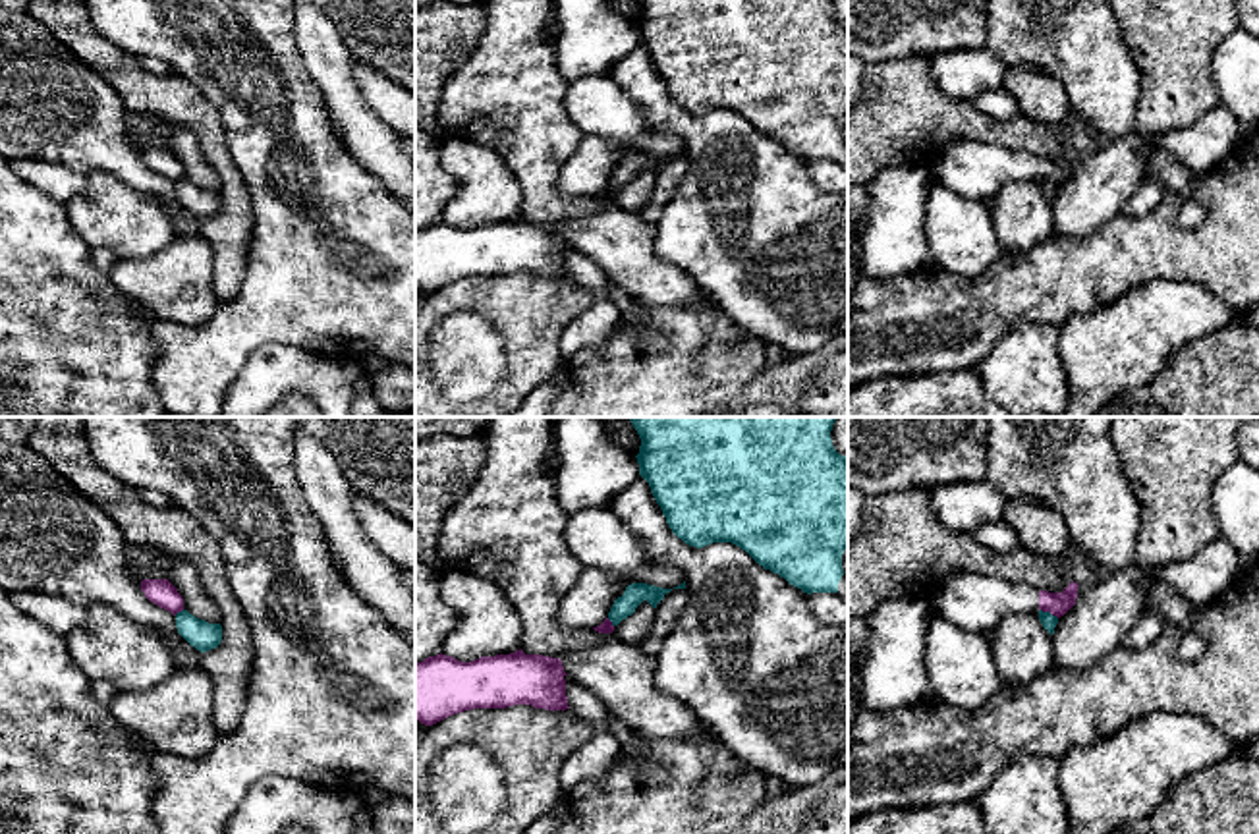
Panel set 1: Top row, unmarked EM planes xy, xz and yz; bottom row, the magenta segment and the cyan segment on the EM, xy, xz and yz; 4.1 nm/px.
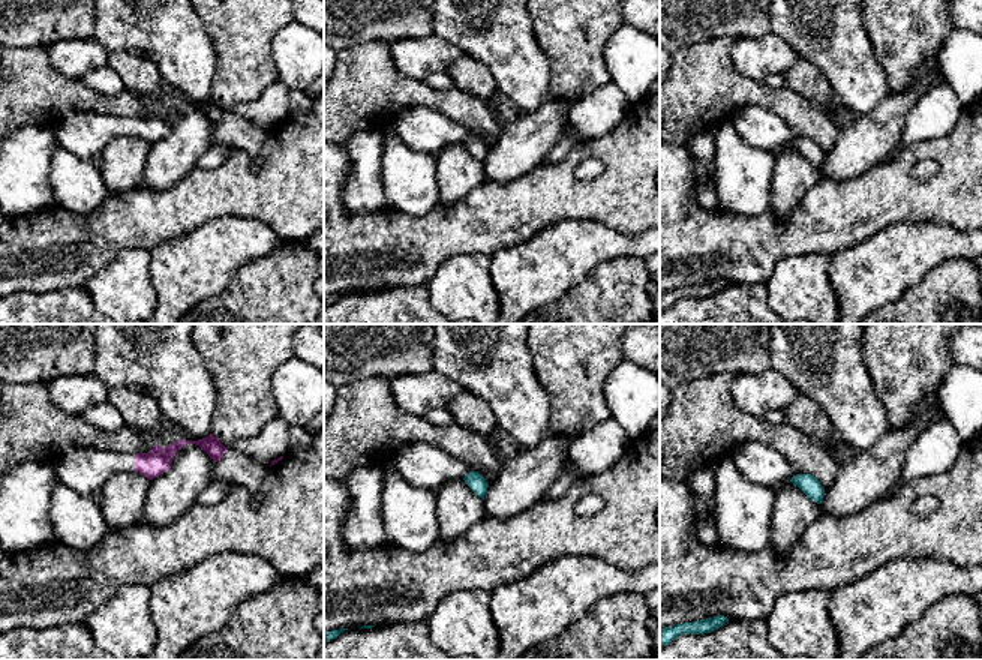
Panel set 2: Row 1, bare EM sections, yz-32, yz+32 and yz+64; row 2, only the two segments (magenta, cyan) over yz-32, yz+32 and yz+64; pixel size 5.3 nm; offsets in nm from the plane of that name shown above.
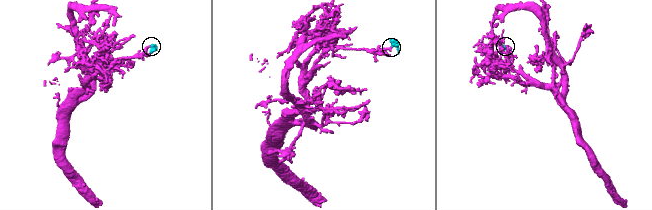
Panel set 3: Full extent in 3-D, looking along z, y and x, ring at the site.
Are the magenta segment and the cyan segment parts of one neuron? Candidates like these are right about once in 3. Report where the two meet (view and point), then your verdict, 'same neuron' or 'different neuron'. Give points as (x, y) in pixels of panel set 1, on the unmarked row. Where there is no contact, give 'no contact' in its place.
contact yz (1049, 178); different neuron

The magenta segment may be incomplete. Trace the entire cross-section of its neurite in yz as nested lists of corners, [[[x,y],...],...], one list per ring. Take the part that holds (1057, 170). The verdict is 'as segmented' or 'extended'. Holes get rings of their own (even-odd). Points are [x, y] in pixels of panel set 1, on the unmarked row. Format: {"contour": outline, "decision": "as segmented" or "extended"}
{"contour": [[[964,139],[944,149],[933,174],[954,193],[991,205],[998,189],[1010,181],[1043,178],[1056,185],[1064,183],[1076,172],[1077,154],[1072,149],[1062,160],[1049,160],[987,141]]], "decision": "extended"}

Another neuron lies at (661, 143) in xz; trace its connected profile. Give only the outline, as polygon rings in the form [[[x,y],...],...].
[[[649,133],[641,137],[633,151],[647,151],[662,156],[674,156],[685,149],[685,139],[678,133]]]

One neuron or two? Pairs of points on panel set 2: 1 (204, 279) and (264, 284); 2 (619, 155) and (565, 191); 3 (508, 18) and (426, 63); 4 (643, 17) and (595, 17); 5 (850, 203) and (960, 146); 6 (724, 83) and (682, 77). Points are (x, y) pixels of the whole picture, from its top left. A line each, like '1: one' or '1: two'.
1: two
2: one
3: two
4: two
5: one
6: one

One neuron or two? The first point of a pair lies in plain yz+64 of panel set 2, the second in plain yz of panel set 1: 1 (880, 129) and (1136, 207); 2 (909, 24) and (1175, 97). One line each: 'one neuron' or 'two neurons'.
1: two neurons
2: one neuron

